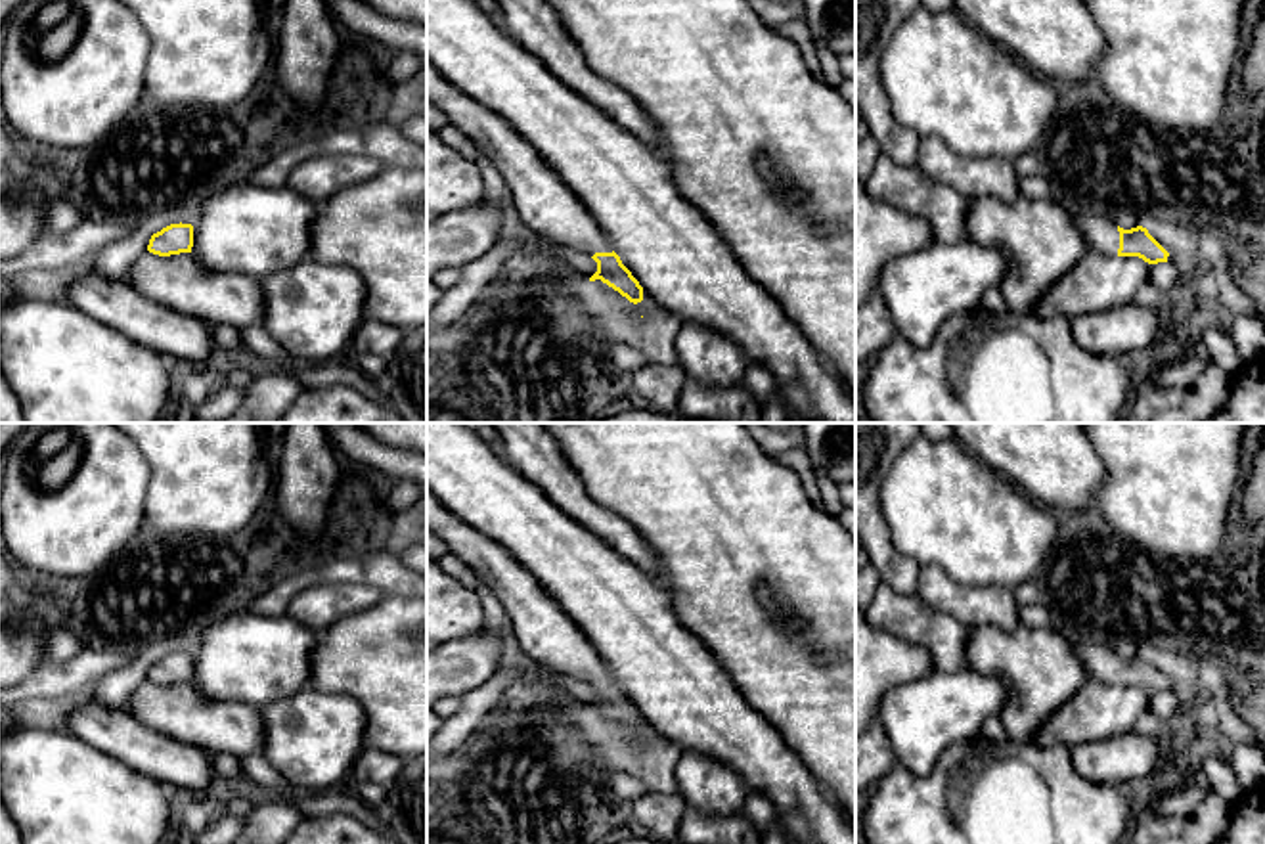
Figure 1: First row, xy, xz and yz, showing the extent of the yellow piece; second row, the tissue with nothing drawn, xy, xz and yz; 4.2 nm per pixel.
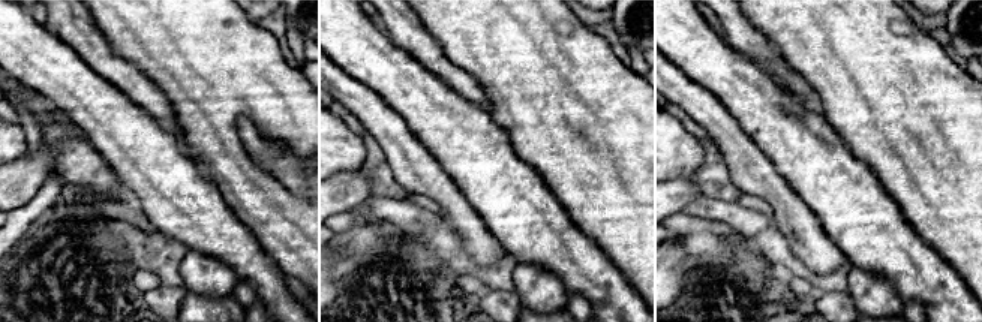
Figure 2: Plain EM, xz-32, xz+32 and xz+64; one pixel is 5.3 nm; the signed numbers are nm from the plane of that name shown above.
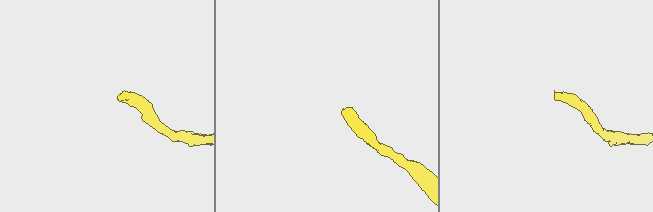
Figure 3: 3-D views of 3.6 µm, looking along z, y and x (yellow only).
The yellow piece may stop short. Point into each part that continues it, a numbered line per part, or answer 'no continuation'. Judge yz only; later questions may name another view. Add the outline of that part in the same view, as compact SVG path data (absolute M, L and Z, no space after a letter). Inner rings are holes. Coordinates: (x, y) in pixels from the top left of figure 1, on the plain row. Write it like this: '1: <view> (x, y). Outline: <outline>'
1: yz (1101, 661). Outline: M1110 643L1077 645L1077 655L1089 674L1089 681L1118 683L1120 660Z

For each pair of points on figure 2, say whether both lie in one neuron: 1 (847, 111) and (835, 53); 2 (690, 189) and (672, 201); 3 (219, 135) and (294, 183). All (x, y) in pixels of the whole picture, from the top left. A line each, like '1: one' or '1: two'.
1: one
2: one
3: two

